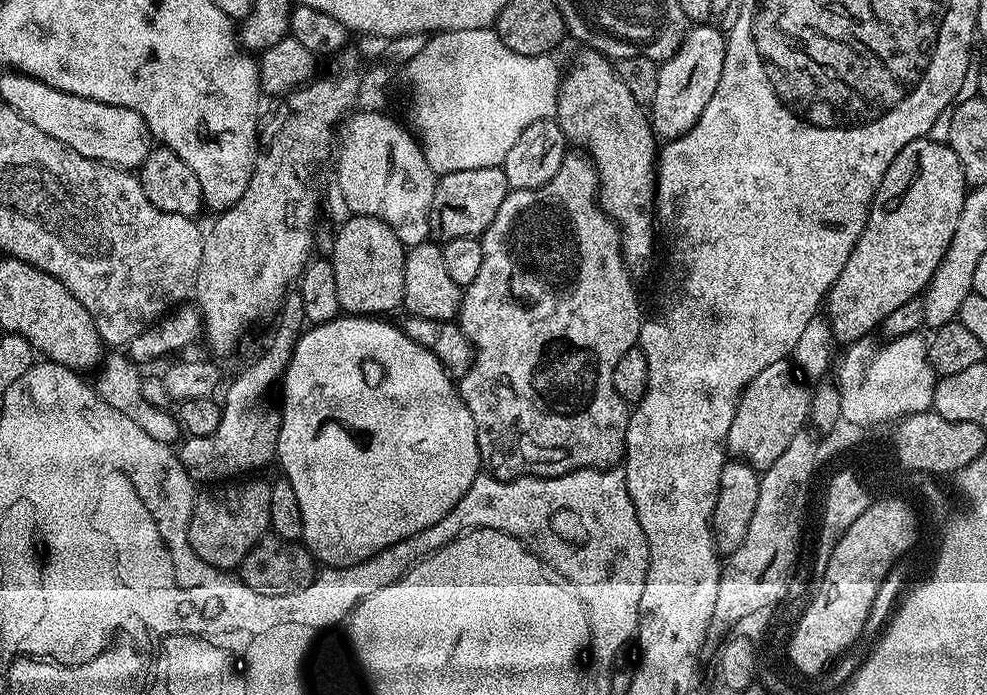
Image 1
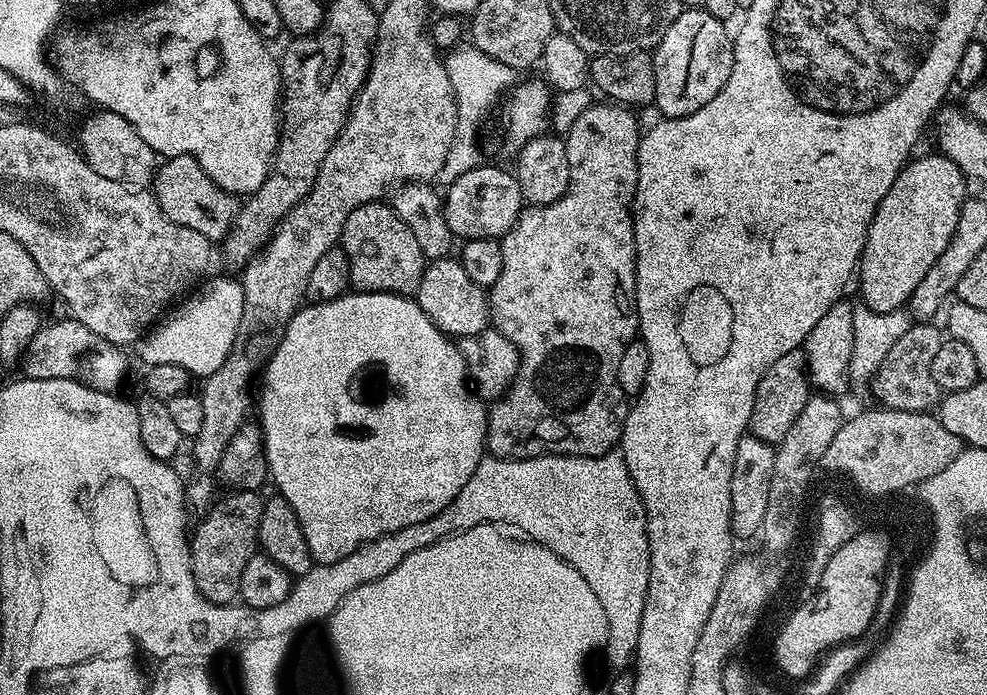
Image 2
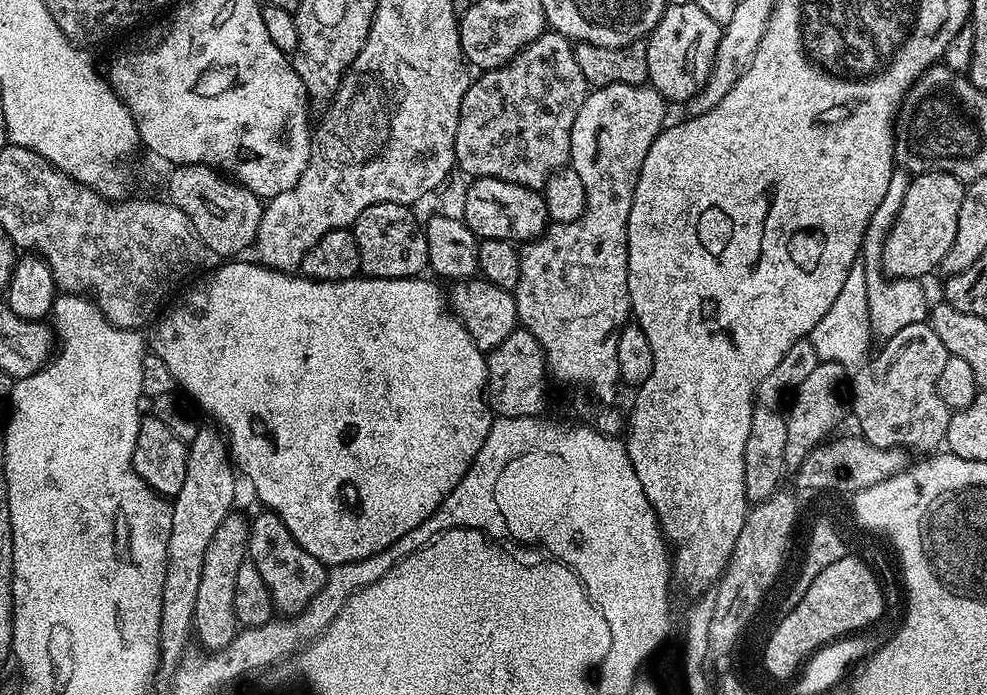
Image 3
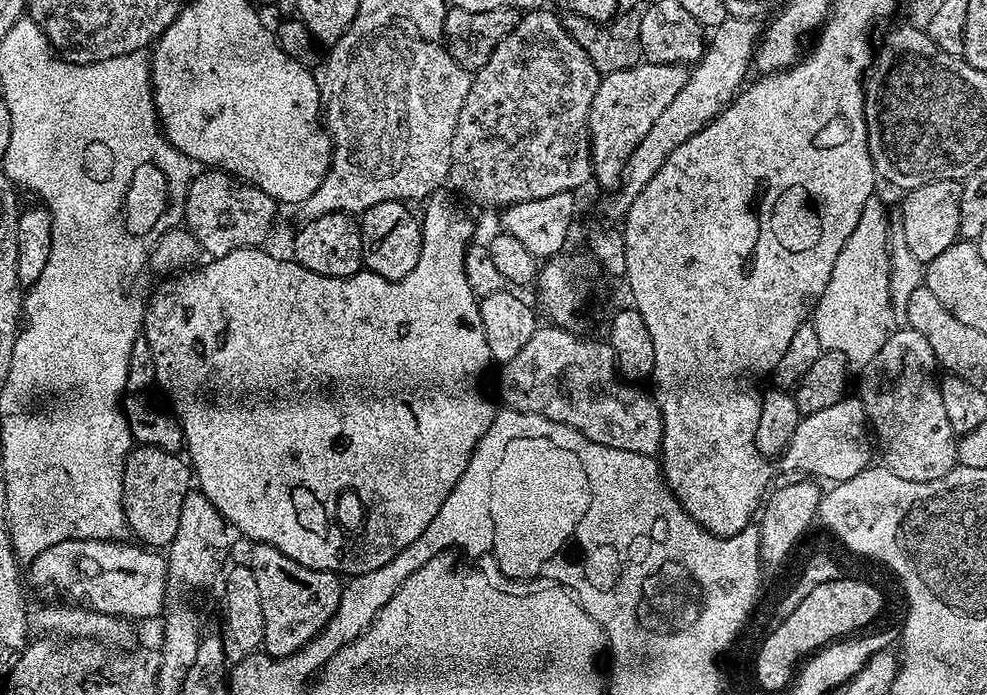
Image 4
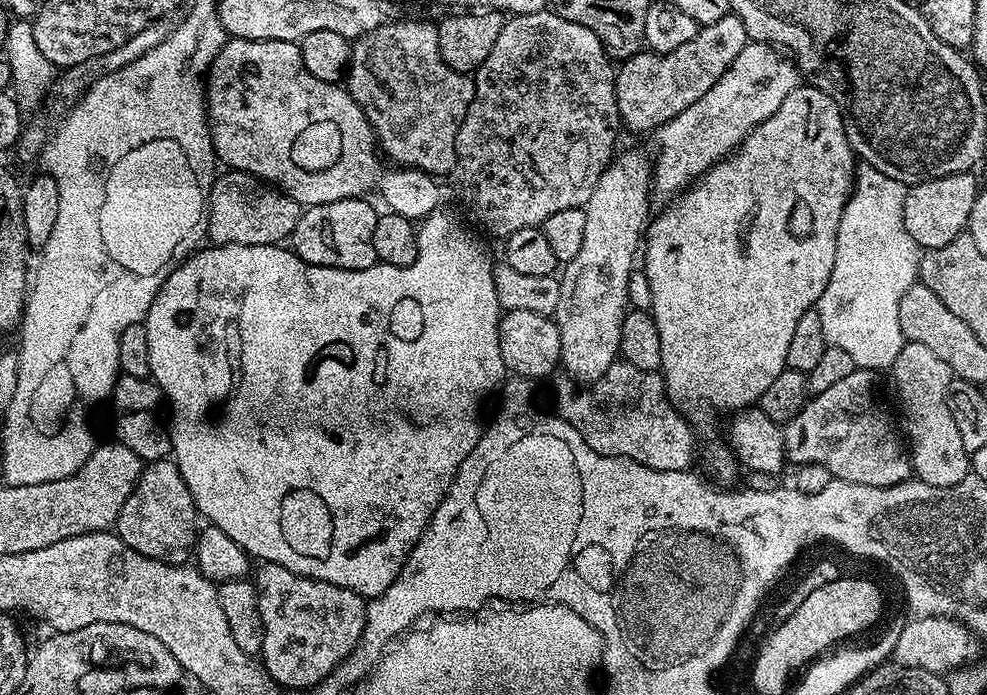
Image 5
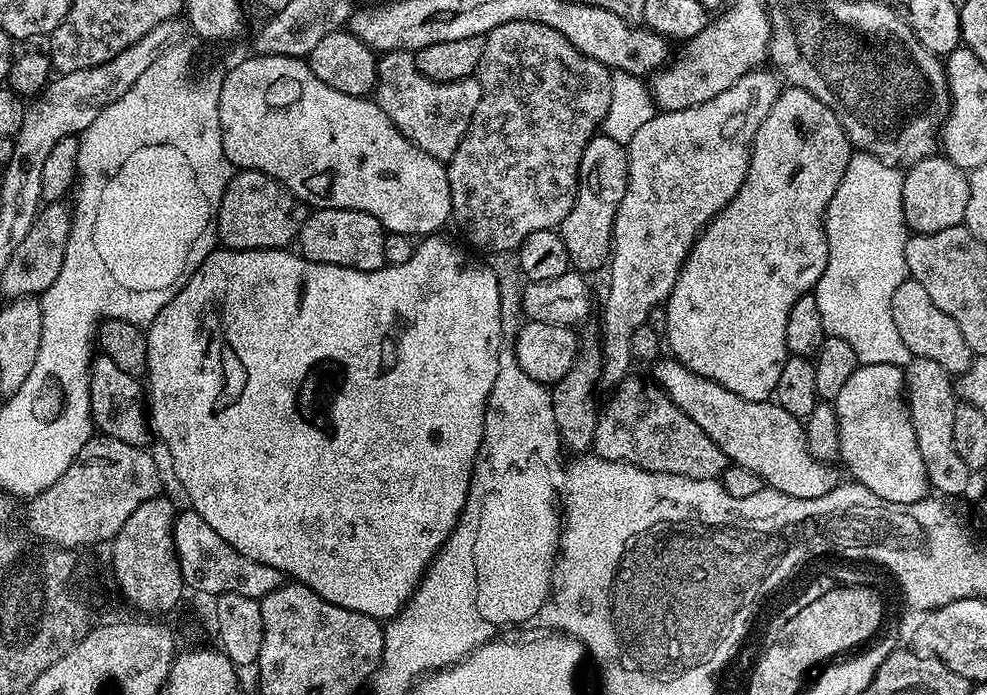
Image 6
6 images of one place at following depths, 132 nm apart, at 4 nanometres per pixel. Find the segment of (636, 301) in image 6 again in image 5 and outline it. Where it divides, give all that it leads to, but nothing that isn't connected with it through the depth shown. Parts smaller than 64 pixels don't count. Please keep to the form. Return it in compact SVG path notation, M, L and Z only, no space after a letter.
M755 42L747 44L742 54L738 54L738 58L730 62L726 74L722 74L722 78L718 78L718 82L714 82L714 86L710 86L710 90L706 90L706 94L702 94L698 102L694 102L694 106L686 106L682 114L670 118L670 122L655 129L656 156L654 152L652 165L652 187L655 195L668 196L667 198L679 196L689 184L699 180L706 169L712 168L725 156L732 155L739 148L740 143L759 124L766 122L766 118L770 118L770 114L774 114L774 110L778 110L778 106L782 106L782 102L786 102L788 95L801 87L801 84L800 69L781 49L771 44Z

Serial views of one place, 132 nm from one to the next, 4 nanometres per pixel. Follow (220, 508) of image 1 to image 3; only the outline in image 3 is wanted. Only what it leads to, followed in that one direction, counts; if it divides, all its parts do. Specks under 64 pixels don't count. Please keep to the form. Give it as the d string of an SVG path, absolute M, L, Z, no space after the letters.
M233 510L218 526L217 533L210 540L210 547L206 550L206 559L202 562L202 579L201 585L198 586L198 599L194 602L194 622L192 627L195 635L200 636L200 644L204 648L209 648L209 653L218 653L224 648L228 648L236 640L238 635L238 625L236 615L234 614L234 586L238 579L238 570L246 563L248 554L248 526L249 517L246 515L239 516L239 511Z

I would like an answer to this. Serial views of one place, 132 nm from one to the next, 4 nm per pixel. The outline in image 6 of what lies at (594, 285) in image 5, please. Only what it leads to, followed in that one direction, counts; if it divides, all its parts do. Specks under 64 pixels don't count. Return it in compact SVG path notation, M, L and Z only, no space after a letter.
M592 336L583 337L576 353L576 361L566 370L566 374L556 384L551 385L554 420L558 422L561 445L572 454L584 454L592 448L594 430L600 421L600 412L596 408L596 394L600 382L600 371L604 358L600 353L601 345Z

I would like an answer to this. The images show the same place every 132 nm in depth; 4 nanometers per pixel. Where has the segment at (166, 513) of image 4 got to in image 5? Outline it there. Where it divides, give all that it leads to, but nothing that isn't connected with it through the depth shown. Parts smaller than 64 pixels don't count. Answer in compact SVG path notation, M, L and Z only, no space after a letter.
M175 459L153 460L141 472L130 498L126 498L126 506L118 514L114 525L117 536L130 546L130 550L138 550L146 558L154 558L163 564L188 564L193 559L196 538L198 535L198 513L196 503L190 494L190 486L182 478Z

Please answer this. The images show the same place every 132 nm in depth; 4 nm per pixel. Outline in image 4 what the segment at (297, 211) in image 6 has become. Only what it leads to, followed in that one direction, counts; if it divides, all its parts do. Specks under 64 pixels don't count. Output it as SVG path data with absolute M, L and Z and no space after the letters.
M200 170L193 175L192 182L188 186L188 196L184 199L184 220L188 231L194 233L196 241L201 249L209 257L225 256L234 250L243 248L259 248L265 242L264 239L272 232L272 223L276 220L277 201L270 198L262 190L258 190L252 184L237 180L230 172L219 170Z

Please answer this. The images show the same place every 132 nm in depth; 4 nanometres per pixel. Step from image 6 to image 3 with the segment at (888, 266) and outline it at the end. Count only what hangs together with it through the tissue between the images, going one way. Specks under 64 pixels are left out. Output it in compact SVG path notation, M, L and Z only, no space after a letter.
M854 266L850 274L846 274L846 282L842 285L838 298L834 298L830 310L822 314L822 322L814 326L810 339L820 360L838 362L838 366L842 366L845 370L857 370L869 359L873 351L874 335L870 322L866 274L863 267Z

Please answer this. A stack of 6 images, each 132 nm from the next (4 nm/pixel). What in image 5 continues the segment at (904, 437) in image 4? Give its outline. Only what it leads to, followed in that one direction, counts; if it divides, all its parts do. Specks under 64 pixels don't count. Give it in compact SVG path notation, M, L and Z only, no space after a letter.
M912 341L904 344L891 371L904 424L902 432L910 449L911 471L915 479L939 488L958 486L958 482L970 475L970 454L966 446L962 446L960 431L950 411L949 384L954 379L952 371L931 349Z

